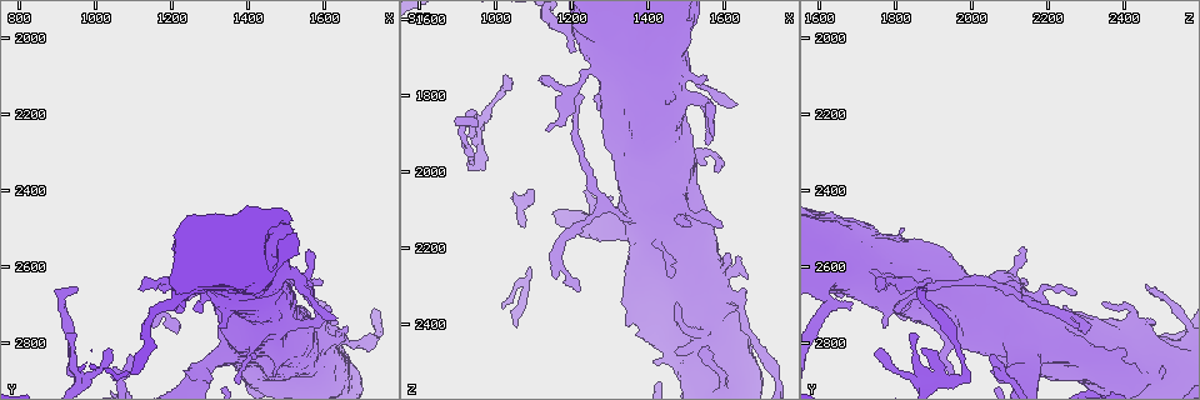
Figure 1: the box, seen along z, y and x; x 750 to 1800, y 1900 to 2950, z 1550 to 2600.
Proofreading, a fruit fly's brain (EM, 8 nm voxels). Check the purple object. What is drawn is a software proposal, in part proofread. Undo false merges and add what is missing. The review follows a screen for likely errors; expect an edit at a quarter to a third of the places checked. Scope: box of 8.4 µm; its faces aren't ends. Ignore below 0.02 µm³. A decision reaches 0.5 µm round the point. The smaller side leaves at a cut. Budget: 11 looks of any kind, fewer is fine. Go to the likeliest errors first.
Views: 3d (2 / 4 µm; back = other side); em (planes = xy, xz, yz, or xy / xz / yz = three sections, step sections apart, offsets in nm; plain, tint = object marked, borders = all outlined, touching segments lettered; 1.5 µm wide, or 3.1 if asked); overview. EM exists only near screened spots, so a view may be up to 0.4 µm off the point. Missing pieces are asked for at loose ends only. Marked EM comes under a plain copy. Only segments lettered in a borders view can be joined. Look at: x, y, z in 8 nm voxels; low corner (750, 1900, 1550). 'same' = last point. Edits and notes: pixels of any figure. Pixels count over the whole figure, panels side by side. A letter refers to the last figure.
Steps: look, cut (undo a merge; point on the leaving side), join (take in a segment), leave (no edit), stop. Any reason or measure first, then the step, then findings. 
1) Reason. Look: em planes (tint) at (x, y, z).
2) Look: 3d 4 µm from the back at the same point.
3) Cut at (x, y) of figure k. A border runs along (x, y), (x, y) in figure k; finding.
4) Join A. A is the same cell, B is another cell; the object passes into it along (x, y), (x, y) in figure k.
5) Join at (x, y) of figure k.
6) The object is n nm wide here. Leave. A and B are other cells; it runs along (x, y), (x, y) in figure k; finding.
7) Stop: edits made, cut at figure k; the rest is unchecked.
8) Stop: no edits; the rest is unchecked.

Free end. Look: em xy step 4 (borders) at (1205, 2710, 1685).

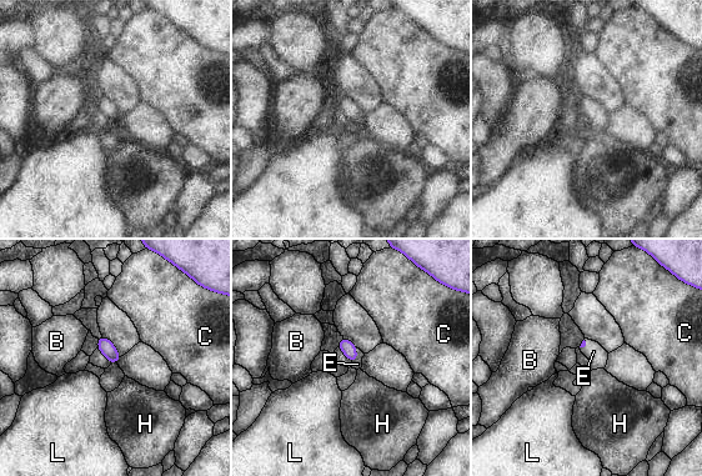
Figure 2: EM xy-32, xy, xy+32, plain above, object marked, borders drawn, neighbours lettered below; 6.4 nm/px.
Cut it another way. Look: em planes (borders) at the same point.

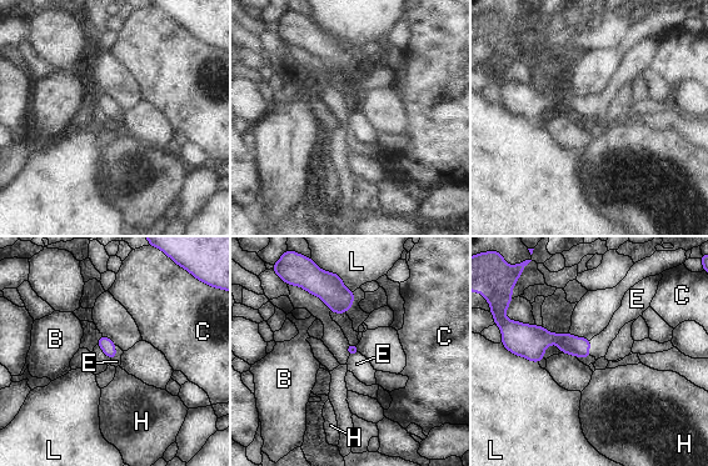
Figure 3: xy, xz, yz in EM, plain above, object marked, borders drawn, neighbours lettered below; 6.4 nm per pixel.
The longest contact is with L, 260 nm. Join E. E is the same cell, B, C, H and L are other cells; the cell continues.

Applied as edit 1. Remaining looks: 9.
Look: overview.

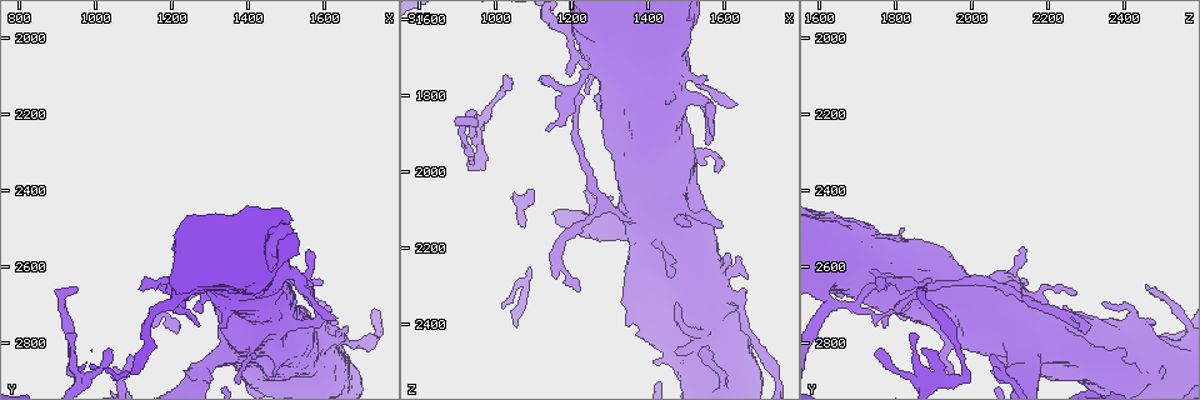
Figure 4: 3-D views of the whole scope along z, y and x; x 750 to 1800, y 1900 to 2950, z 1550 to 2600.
Branch stops here. Look: em planes (borders) at (940, 2815, 1895).

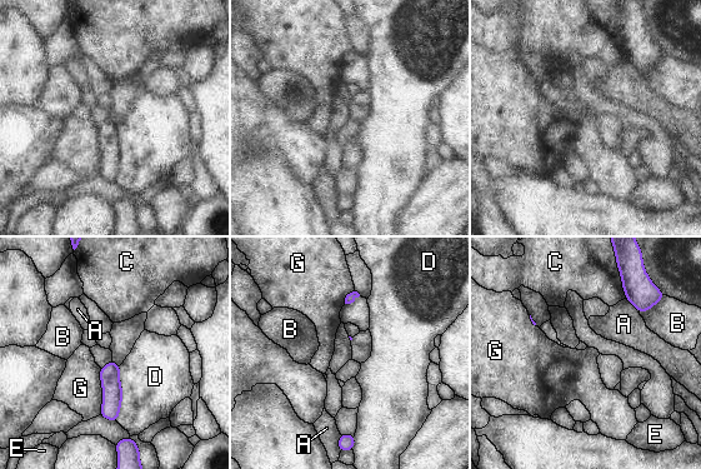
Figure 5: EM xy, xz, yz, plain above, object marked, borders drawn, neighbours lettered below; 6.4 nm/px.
Leave. A, B, C, D, E and G are other cells; it runs along (110, 365), (113, 418) in figure 5; no lettered segment goes on from it.

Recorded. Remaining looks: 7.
Sudden change in width. Look: em yz step 8 (borders) at (1420, 2685, 2185).

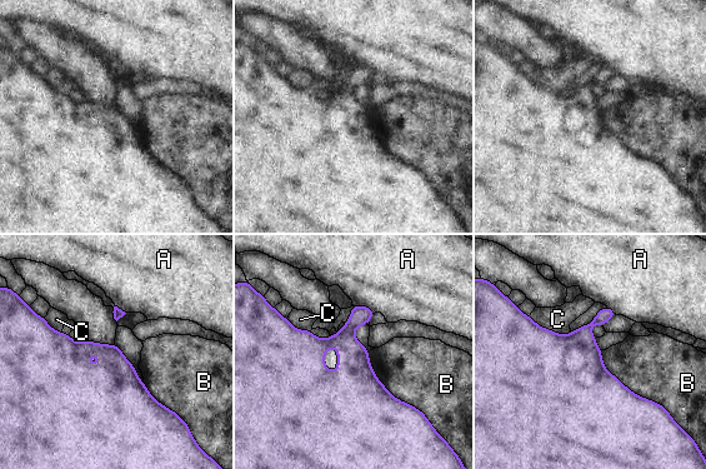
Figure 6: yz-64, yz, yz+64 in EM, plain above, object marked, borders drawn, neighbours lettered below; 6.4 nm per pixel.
Leave. A, B and C are other cells; a border runs along (600, 352), (607, 370), (662, 407) in figure 6; one cell here.

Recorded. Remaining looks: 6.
Stop: edits made, join at figure 3; the rest is unchecked.

